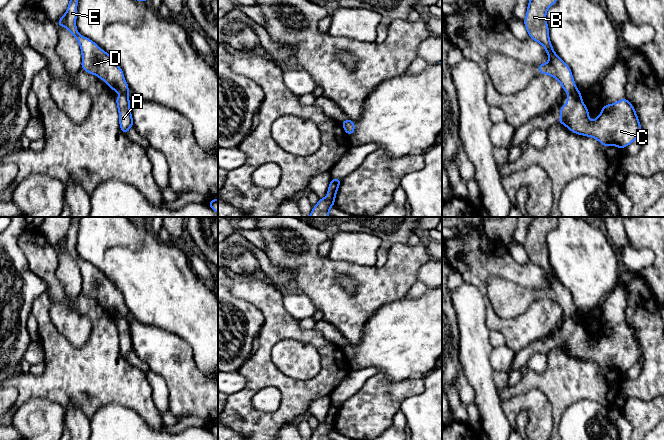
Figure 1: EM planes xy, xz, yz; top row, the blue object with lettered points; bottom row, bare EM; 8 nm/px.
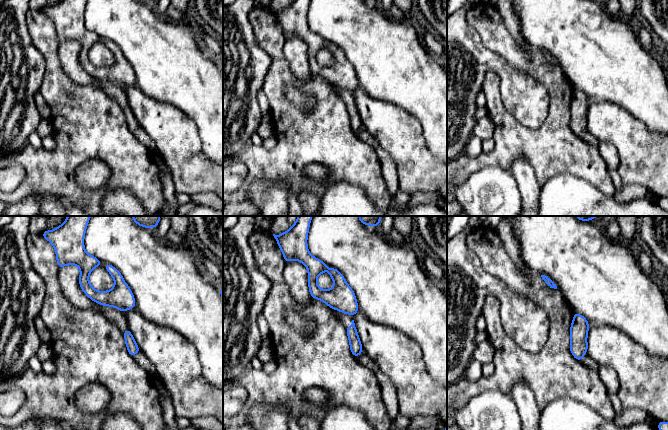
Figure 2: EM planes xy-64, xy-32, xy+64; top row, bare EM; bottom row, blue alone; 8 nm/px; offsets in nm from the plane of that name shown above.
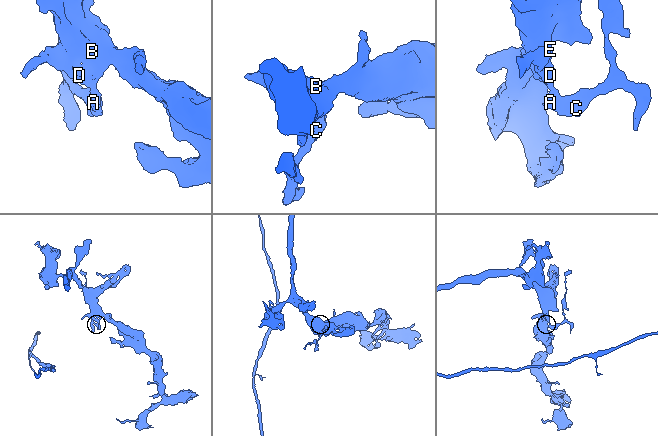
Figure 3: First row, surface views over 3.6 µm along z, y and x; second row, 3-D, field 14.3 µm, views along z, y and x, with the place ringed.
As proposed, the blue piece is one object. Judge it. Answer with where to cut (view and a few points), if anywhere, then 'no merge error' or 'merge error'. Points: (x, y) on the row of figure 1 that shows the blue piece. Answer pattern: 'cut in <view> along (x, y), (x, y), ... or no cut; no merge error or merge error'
cut in xy along (128, 90), (118, 92); merge error

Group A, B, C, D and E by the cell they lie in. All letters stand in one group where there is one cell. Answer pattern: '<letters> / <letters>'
A C / B D E

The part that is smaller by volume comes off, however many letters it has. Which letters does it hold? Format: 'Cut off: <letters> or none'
Cut off: A, C

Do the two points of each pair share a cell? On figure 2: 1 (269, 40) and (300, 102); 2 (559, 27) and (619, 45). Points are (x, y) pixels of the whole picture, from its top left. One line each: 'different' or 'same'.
1: different
2: same

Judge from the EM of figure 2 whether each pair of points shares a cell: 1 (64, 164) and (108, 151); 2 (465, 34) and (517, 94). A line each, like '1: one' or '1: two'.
1: one
2: one

